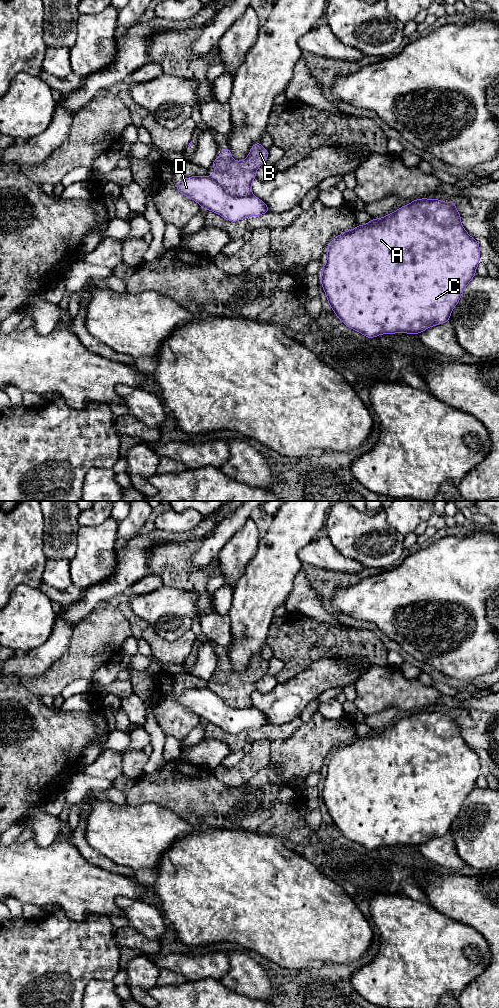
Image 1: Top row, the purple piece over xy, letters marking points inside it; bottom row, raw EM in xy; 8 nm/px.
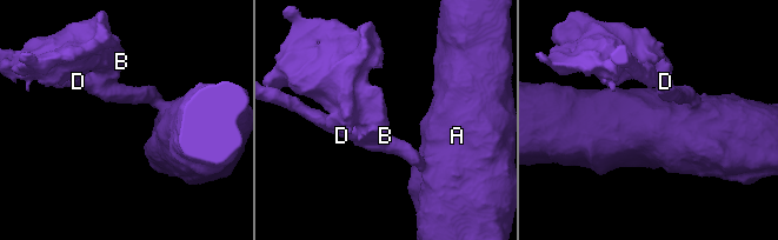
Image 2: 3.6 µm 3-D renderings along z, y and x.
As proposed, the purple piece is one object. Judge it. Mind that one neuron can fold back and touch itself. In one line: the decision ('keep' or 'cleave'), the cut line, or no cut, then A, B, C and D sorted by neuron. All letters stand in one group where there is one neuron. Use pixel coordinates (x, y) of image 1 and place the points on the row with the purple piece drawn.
cleave; cut in xy along (211, 177), (231, 195), (250, 195); A C D / B

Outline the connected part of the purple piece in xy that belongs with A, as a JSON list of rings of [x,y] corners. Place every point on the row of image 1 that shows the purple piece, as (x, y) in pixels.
[[[421,198],[395,212],[336,236],[328,245],[321,285],[339,320],[367,338],[381,334],[419,334],[450,320],[464,288],[476,275],[480,246],[464,229],[455,202]]]

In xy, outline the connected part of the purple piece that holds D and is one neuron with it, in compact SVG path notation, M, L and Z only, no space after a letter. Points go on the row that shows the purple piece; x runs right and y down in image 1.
M207 175L188 177L177 184L176 189L202 208L213 211L231 222L270 212L267 205L257 196L231 196Z

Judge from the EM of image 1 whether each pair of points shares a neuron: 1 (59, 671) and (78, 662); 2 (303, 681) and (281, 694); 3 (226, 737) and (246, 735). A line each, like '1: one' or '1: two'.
1: one
2: one
3: one

